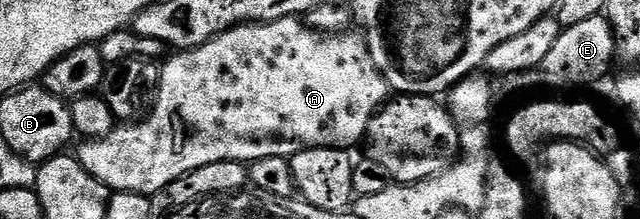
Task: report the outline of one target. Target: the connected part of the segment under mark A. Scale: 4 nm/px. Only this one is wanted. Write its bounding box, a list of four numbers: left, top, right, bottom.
[75,17,391,196]

